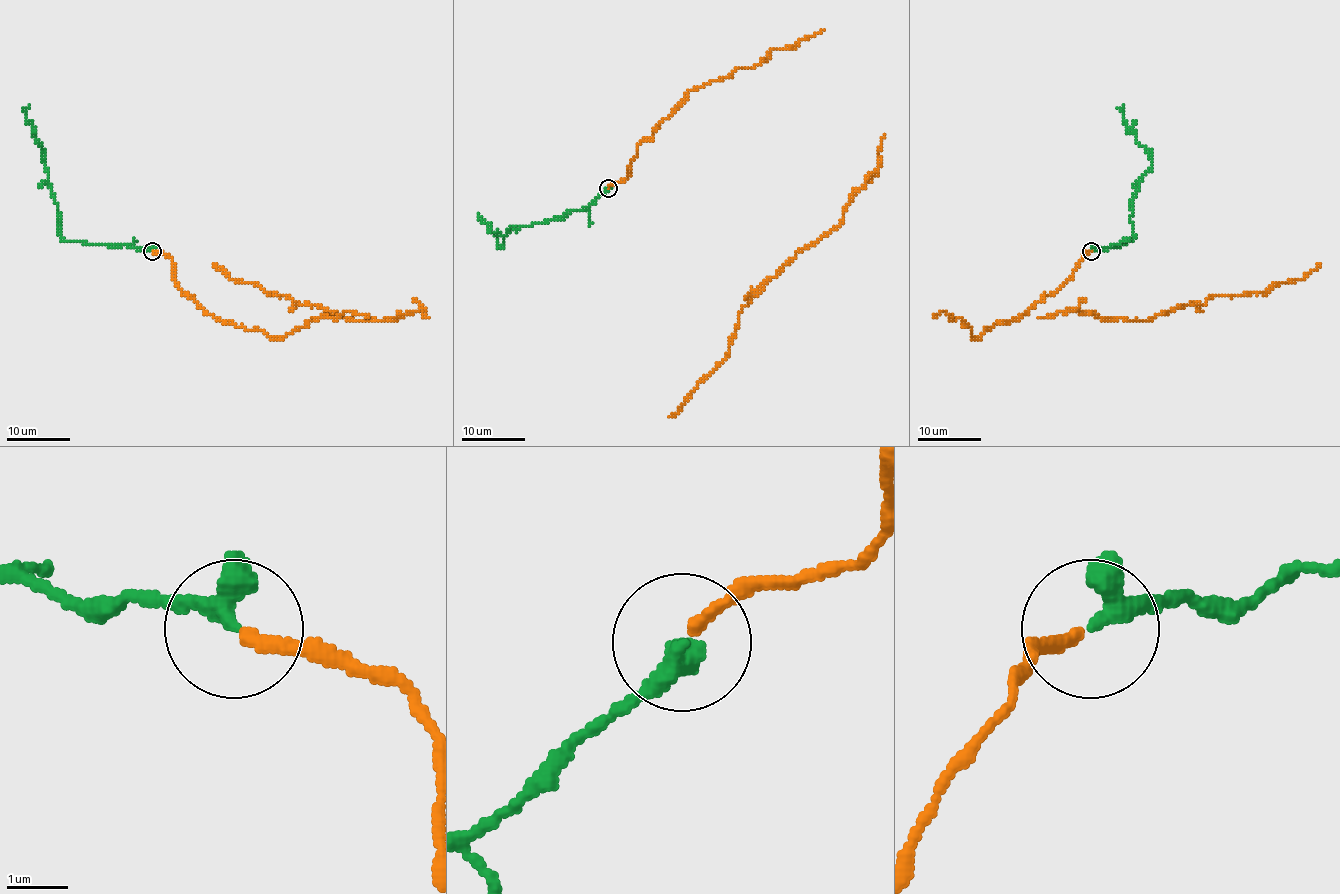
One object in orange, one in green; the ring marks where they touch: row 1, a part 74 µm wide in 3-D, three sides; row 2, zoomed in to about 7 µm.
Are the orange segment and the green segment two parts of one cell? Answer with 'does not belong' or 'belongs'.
belongs

